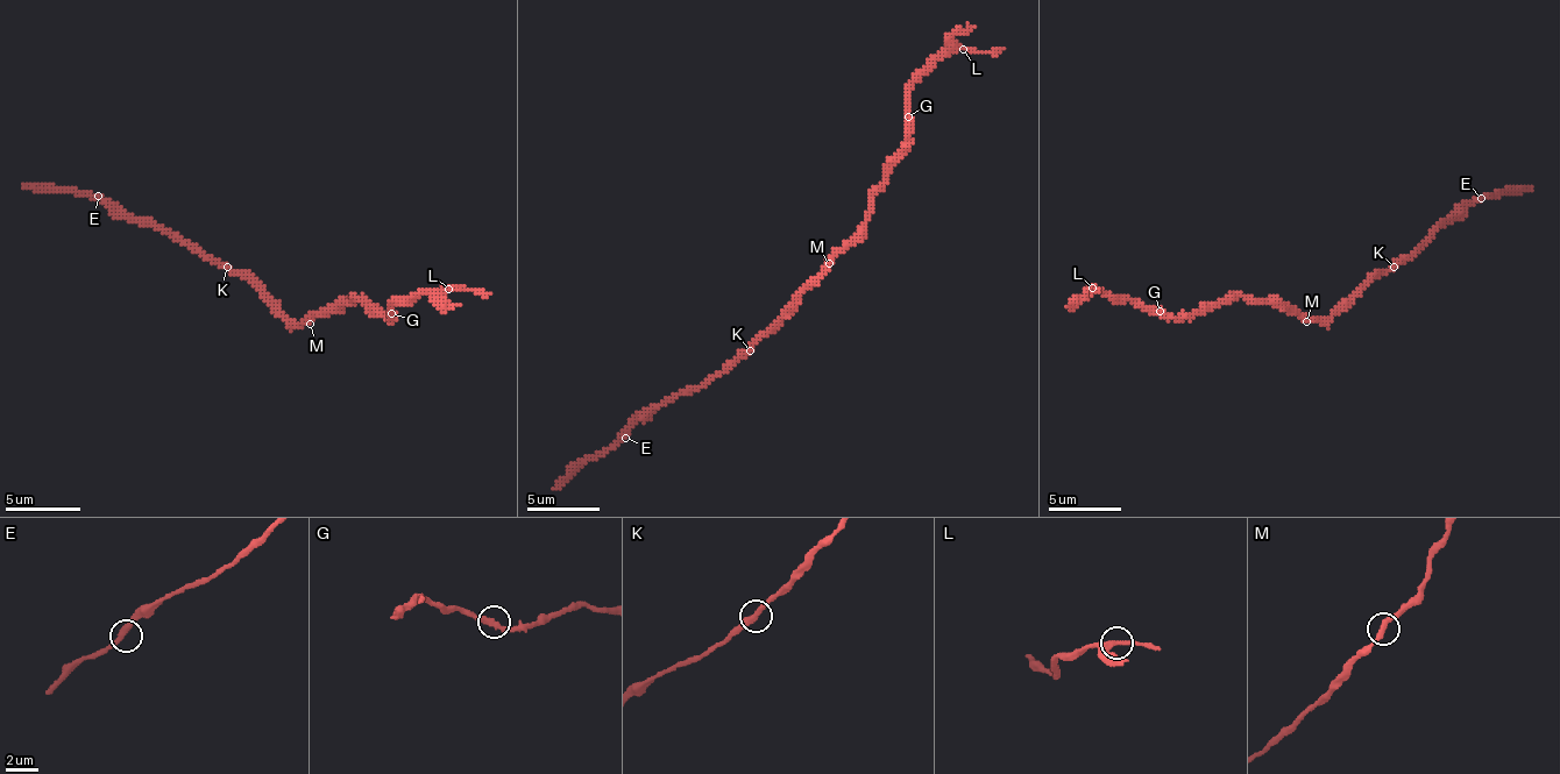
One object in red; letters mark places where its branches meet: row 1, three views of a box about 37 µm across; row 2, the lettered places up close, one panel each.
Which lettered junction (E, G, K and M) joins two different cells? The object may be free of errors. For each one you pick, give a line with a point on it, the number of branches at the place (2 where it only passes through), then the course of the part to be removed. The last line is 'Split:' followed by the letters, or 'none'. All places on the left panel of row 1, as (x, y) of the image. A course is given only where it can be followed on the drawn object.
Split: none

